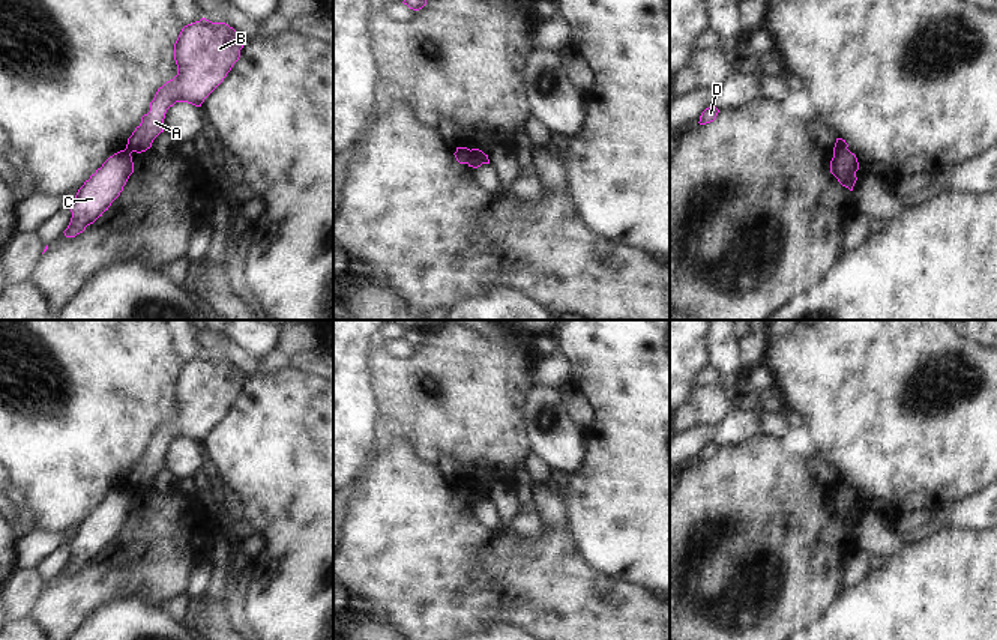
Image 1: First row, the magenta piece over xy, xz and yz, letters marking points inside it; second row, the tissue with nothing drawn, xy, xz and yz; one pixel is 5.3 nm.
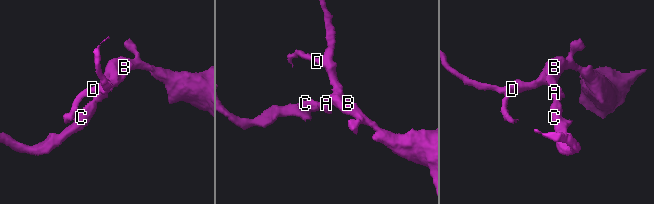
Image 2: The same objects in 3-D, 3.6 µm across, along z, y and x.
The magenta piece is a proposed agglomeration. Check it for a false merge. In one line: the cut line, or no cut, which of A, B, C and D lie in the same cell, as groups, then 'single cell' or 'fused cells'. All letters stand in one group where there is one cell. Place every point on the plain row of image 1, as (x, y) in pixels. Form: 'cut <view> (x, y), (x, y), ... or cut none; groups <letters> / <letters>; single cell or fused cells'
cut xz (463, 484), (467, 499); groups A B D / C; fused cells

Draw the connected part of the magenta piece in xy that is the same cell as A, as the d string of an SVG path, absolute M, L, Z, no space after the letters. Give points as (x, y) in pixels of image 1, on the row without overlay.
M201 355L185 362L174 380L177 412L158 425L150 448L141 454L125 487L141 490L150 485L164 469L167 446L176 439L201 443L239 397L245 380L246 376L225 359Z

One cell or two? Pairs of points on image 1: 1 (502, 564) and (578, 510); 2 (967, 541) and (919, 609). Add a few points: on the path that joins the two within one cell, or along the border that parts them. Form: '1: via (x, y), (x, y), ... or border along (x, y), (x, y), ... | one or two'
1: border along (566, 526), (577, 546), (577, 552), (583, 558) | two
2: via (967, 558), (936, 592) | one

